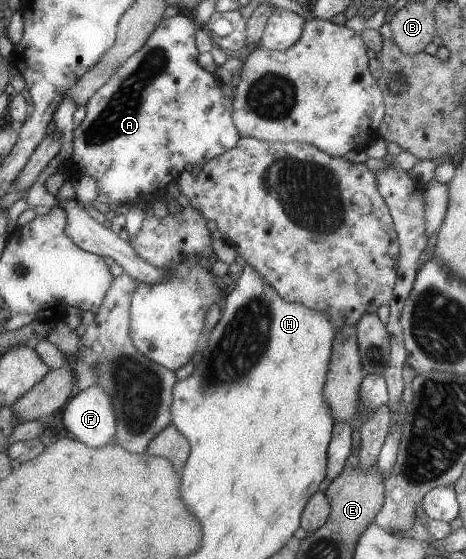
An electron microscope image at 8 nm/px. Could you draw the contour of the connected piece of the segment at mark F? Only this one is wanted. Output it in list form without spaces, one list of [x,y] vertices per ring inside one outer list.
[[[98,384],[70,397],[61,417],[67,431],[91,448],[112,443],[117,431],[113,401]]]

